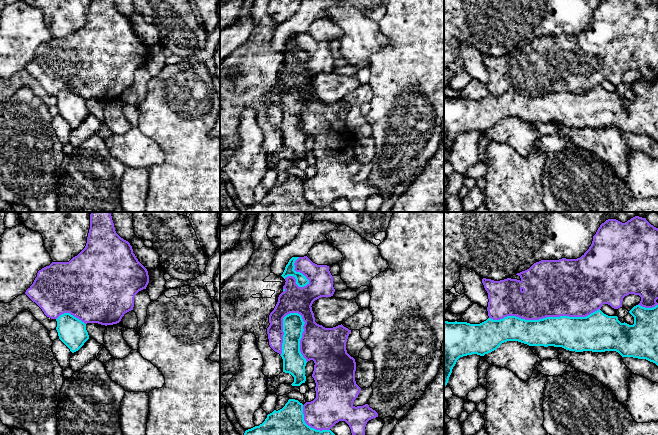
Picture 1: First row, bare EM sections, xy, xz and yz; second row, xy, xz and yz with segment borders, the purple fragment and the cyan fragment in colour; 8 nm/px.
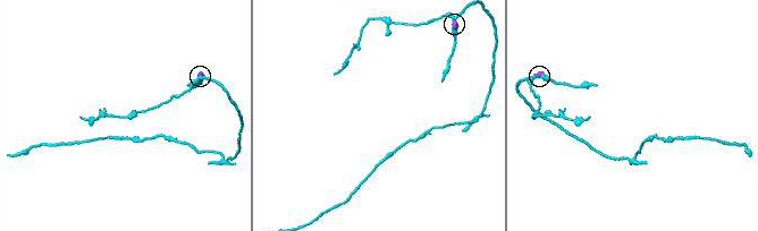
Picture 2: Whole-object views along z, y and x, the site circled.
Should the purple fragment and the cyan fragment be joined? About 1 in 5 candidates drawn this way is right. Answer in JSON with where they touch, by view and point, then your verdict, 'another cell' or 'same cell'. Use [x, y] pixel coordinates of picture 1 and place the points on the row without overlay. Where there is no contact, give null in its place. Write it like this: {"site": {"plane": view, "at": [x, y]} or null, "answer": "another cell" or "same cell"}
{"site": {"plane": "yz", "at": [544, 93]}, "answer": "another cell"}

